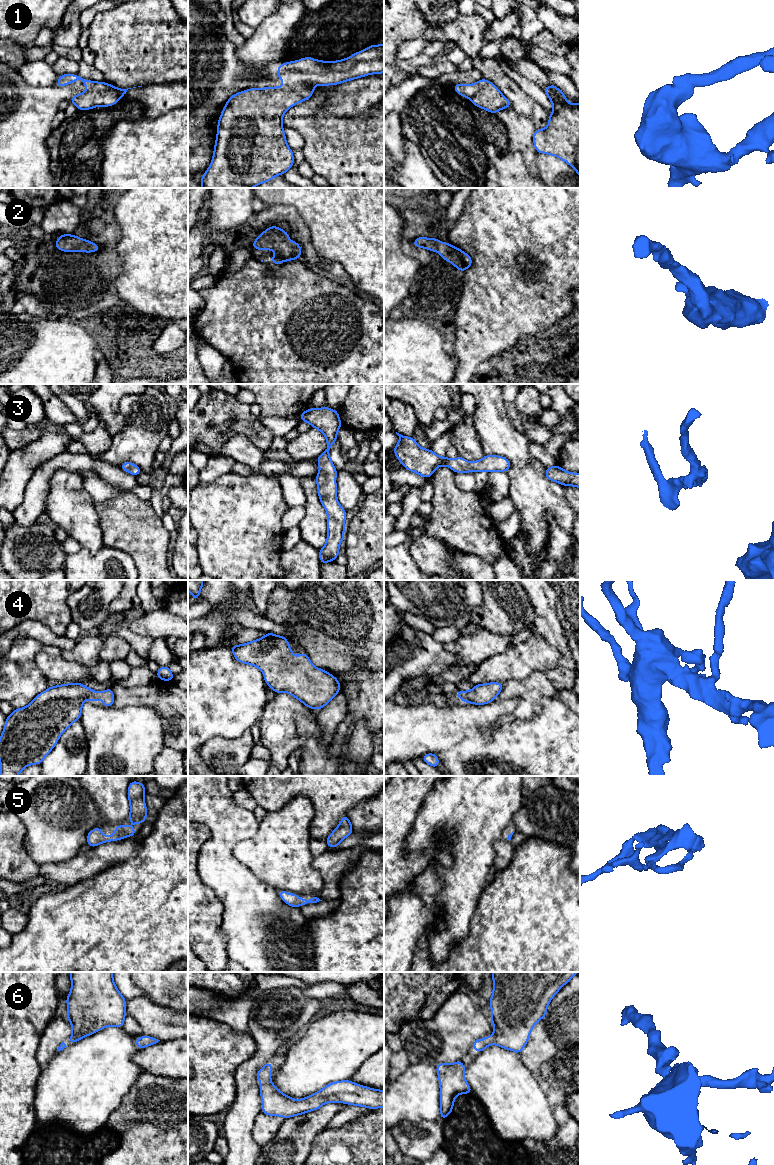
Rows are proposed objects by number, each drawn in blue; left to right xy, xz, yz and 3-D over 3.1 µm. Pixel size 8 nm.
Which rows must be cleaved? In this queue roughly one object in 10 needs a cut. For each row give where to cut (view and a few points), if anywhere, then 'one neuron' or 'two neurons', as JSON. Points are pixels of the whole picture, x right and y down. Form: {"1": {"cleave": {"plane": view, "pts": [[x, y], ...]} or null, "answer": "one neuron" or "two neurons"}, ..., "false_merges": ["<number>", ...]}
{"1": {"cleave": null, "answer": "one neuron"}, "2": {"cleave": null, "answer": "one neuron"}, "3": {"cleave": null, "answer": "one neuron"}, "4": {"cleave": null, "answer": "one neuron"}, "5": {"cleave": null, "answer": "one neuron"}, "6": {"cleave": null, "answer": "one neuron"}, "false_merges": []}

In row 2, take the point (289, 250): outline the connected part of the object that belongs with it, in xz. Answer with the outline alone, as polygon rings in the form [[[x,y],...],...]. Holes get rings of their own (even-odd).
[[[271,226],[259,234],[252,247],[257,250],[274,250],[277,256],[271,256],[269,259],[275,265],[288,260],[297,260],[302,256],[300,245],[296,241],[291,242],[289,234],[277,226]]]

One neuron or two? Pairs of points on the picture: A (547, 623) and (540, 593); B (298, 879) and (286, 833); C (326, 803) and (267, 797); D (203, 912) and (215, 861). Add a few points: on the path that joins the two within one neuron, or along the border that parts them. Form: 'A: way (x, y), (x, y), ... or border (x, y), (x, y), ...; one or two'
A: way (545, 616), (544, 600); one
B: way (290, 868), (287, 844); one
C: way (311, 789), (282, 789); one
D: border (198, 873), (198, 876), (214, 892), (223, 905); two

